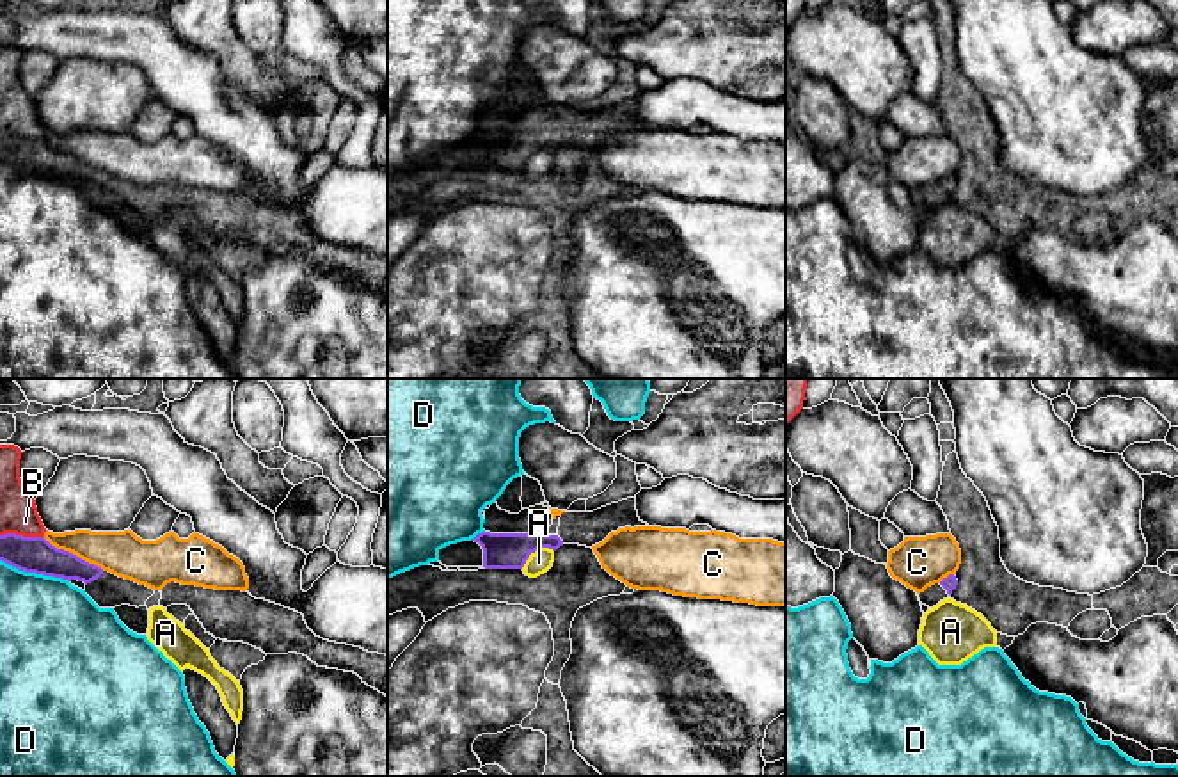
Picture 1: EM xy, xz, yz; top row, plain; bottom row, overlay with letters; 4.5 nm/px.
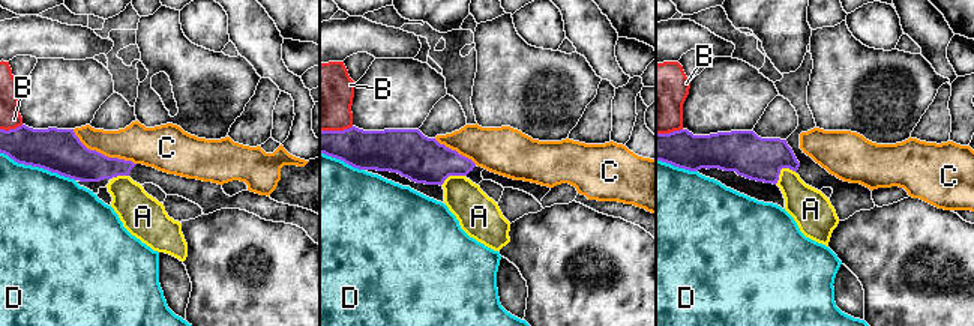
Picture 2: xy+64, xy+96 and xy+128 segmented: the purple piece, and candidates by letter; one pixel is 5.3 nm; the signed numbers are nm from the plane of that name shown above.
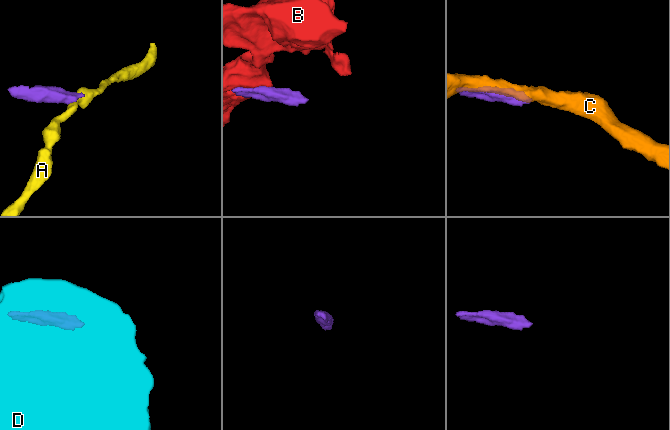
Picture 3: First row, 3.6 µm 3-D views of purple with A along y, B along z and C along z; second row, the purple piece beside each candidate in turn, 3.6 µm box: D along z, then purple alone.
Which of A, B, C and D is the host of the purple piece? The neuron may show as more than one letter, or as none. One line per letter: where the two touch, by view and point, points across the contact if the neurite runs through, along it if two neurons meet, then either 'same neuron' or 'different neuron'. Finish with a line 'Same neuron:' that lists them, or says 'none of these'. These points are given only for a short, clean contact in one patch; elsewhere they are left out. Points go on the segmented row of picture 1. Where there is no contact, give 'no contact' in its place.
A: contact xz (535, 550); border xz (553, 550), (535, 550), (521, 568); different neuron
B: contact xy (22, 536); different neuron
C: contact xy (71, 553); different neuron
D: contact xy (34, 571); different neuron
Same neuron: none of these

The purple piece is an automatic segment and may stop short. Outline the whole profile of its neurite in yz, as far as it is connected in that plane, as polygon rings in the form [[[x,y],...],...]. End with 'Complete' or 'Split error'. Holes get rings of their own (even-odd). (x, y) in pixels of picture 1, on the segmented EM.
[[[949,574],[940,583],[935,583],[935,585],[927,587],[924,592],[920,592],[919,599],[922,605],[933,608],[940,601],[947,599],[952,594],[952,590],[956,589],[956,585],[958,585],[956,576]]]. Split error

